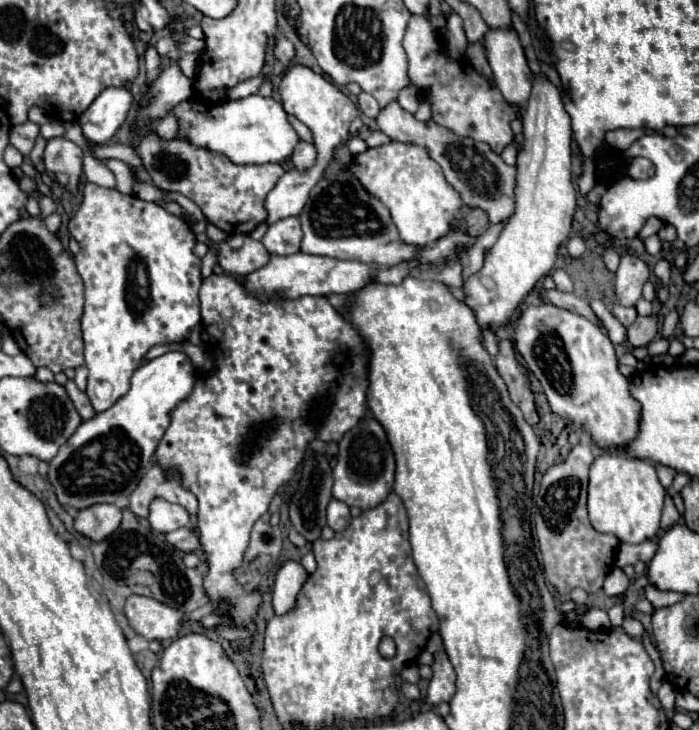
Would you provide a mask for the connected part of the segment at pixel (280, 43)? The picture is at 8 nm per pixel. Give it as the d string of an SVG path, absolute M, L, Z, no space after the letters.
M279 38L275 44L275 56L283 66L291 66L293 58L295 58L295 48L287 38Z

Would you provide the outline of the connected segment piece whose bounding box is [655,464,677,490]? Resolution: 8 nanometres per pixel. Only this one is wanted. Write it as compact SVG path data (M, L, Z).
M657 464L655 466L657 468L657 476L659 476L659 482L663 484L663 488L667 490L669 486L671 486L671 482L673 482L673 478L675 478L675 470L673 468L669 468L669 466L661 466L661 464Z

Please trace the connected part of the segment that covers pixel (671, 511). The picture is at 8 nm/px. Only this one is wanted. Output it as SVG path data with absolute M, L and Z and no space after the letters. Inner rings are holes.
M667 494L667 496L665 496L663 518L661 518L661 528L663 528L663 530L667 530L667 528L675 526L675 524L677 524L677 520L679 520L679 512L677 512L677 508L675 508L675 504L673 504L673 498Z

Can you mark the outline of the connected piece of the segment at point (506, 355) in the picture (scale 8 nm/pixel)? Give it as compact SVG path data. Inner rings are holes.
M499 340L499 354L495 358L495 366L497 366L497 360L499 360L499 376L507 384L511 400L521 408L525 420L531 426L535 426L539 422L539 414L535 410L535 396L529 388L529 374L517 362L511 340Z

